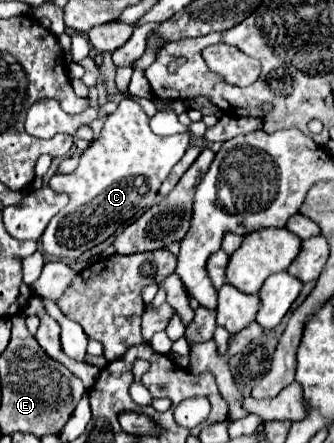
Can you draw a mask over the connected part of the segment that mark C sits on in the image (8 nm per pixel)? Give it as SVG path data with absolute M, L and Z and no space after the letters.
M124 98L116 112L104 122L96 140L80 156L78 168L69 175L54 175L49 186L66 192L70 202L60 210L42 234L42 248L60 260L74 262L92 246L110 238L118 226L140 218L156 200L160 184L190 146L190 134L158 136L148 126L148 116L140 104Z

